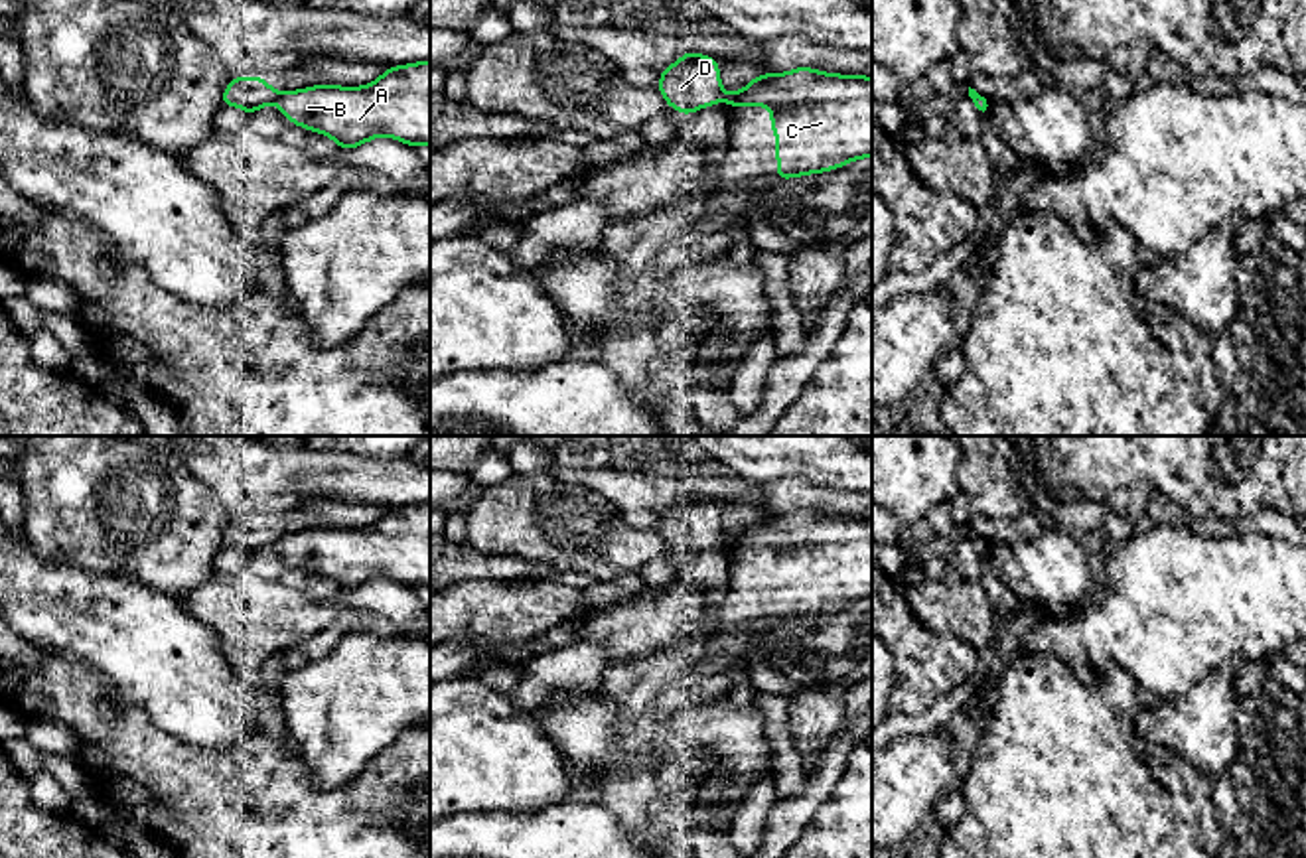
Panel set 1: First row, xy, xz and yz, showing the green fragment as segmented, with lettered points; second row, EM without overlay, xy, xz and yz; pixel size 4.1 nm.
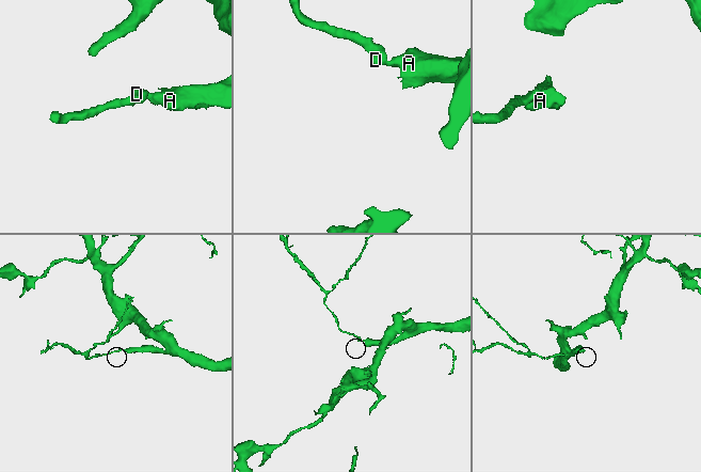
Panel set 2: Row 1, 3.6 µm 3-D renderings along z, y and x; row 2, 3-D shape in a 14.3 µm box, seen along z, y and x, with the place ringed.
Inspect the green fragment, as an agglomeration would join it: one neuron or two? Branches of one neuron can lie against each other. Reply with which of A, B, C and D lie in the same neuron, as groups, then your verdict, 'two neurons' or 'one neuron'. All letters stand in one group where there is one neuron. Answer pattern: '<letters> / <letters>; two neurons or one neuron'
A B C / D; two neurons

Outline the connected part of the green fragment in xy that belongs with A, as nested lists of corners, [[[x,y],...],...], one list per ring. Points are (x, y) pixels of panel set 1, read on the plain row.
[[[430,503],[389,509],[365,529],[314,527],[280,535],[274,546],[290,566],[327,576],[345,592],[377,578],[430,588]]]

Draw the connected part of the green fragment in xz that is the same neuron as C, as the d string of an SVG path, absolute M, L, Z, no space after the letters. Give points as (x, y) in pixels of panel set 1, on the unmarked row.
M797 509L758 517L724 544L769 548L777 621L831 613L872 600L872 519Z

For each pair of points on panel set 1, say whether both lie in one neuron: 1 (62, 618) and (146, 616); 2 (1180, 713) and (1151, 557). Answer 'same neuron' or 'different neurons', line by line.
1: same neuron
2: different neurons

